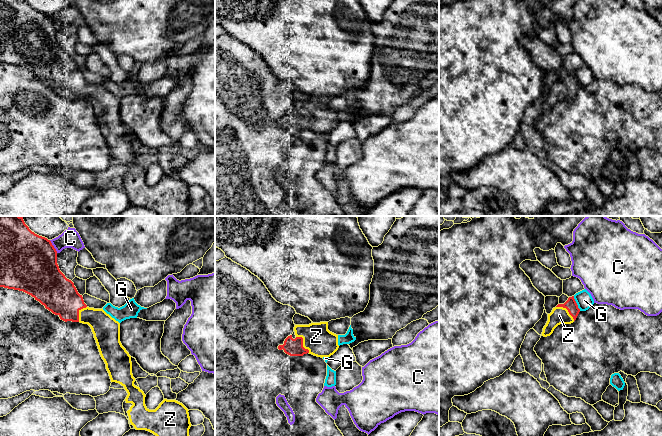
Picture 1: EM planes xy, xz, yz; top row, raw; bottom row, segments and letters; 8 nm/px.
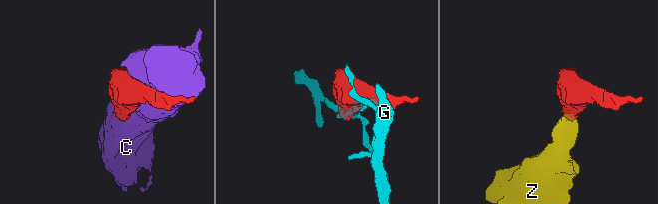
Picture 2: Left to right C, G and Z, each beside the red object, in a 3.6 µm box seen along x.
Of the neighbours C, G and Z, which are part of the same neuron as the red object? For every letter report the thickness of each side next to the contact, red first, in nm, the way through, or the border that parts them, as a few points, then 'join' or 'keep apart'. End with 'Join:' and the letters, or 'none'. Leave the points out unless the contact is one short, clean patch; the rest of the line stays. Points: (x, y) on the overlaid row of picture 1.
C: 460 nm thick on the red side, 160 nm on the other; keep apart
G: 90 nm thick on the red side, 140 nm on the other; keep apart
Z: 140 nm thick on the red side, 240 nm on the other; runs through xz (294, 347), (298, 347), (302, 343), (320, 342); join
Join: Z

